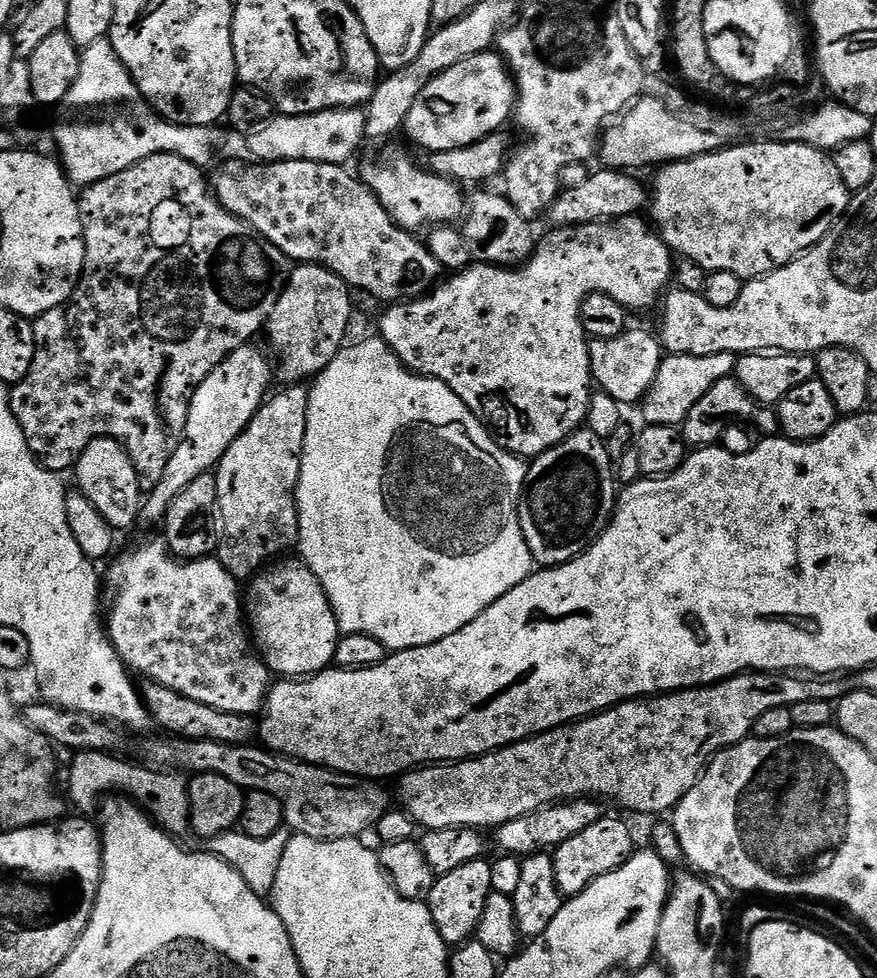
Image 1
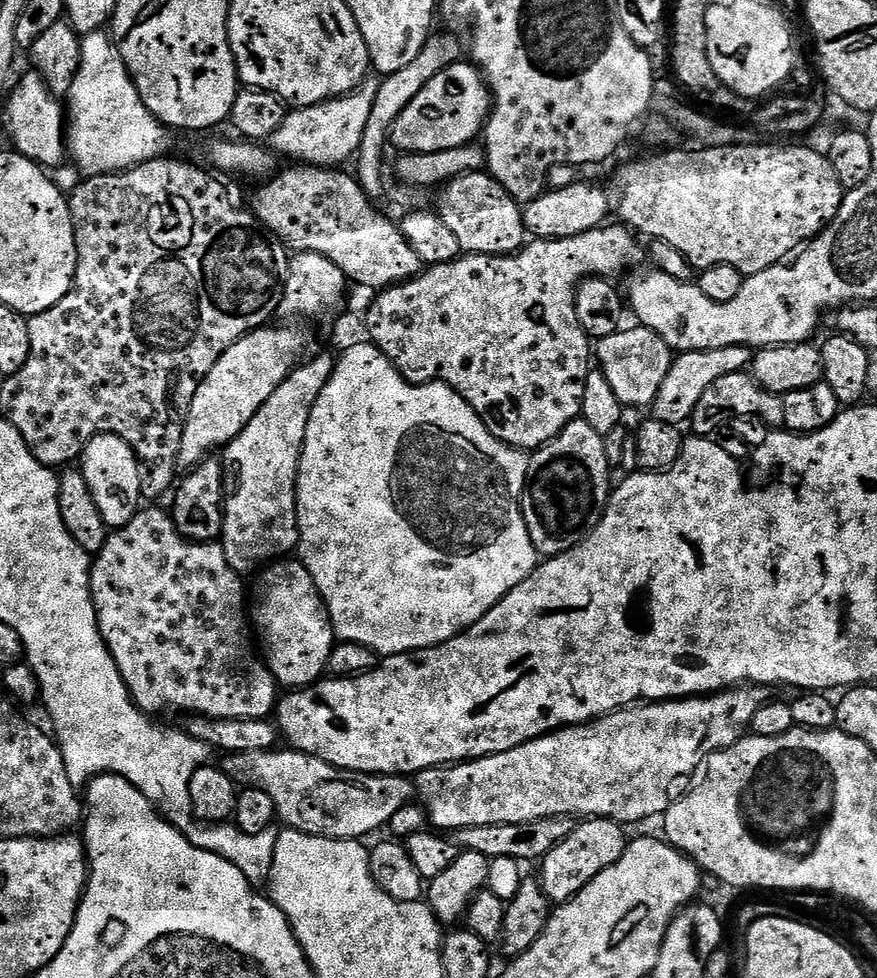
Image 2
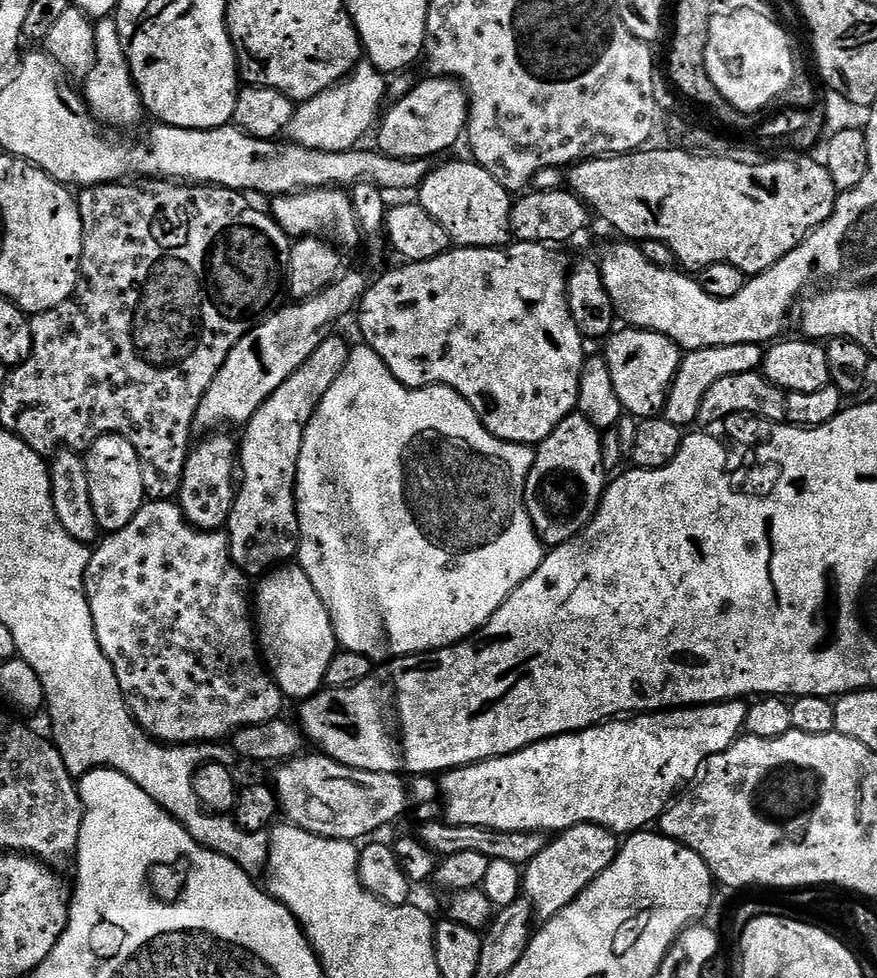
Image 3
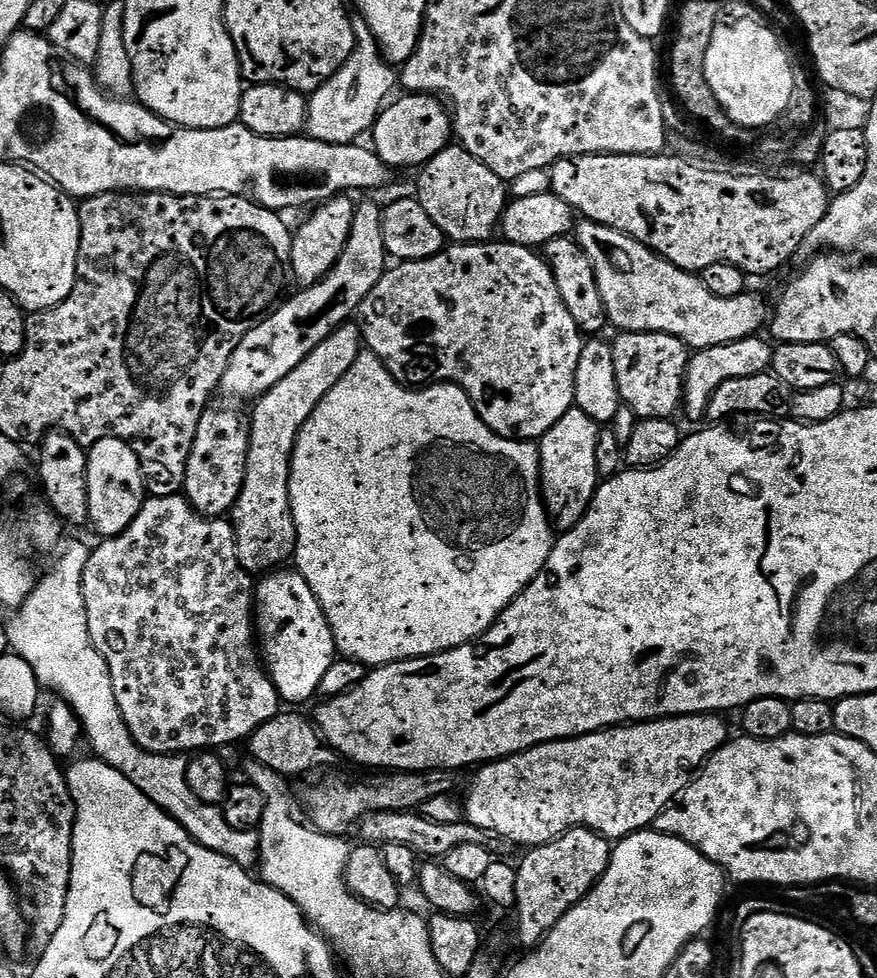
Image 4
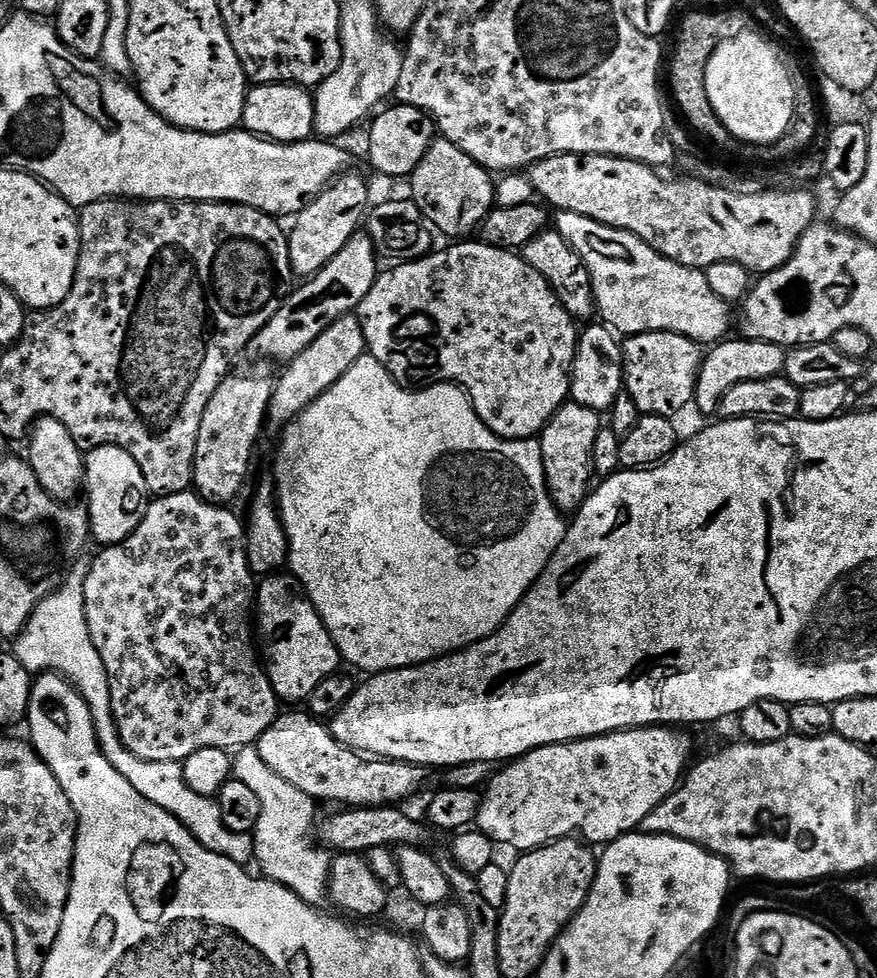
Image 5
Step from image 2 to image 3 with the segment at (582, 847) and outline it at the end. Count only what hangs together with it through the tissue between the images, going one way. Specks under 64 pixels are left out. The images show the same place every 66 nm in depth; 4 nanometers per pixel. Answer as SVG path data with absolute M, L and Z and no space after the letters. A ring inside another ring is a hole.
M579 824L549 839L542 854L538 854L538 858L534 858L522 868L522 892L532 904L533 913L541 921L557 916L565 906L578 898L578 894L582 894L582 890L586 890L586 886L590 886L590 882L594 882L594 878L598 878L598 874L602 874L602 870L610 866L610 862L614 862L614 858L620 853L620 846L621 841L617 833L611 832L600 824Z

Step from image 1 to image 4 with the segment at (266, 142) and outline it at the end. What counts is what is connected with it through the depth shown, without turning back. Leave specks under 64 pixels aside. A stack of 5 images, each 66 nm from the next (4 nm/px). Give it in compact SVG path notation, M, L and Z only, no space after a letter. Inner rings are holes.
M357 19L352 29L356 35L356 48L350 54L348 61L342 66L334 78L325 82L318 91L311 93L308 100L308 123L306 125L307 135L313 140L330 142L331 144L350 144L361 139L360 135L367 133L372 125L376 123L382 109L389 103L393 95L392 87L395 89L398 84L398 76L390 67L387 60L381 56L381 50L376 38L363 19Z

